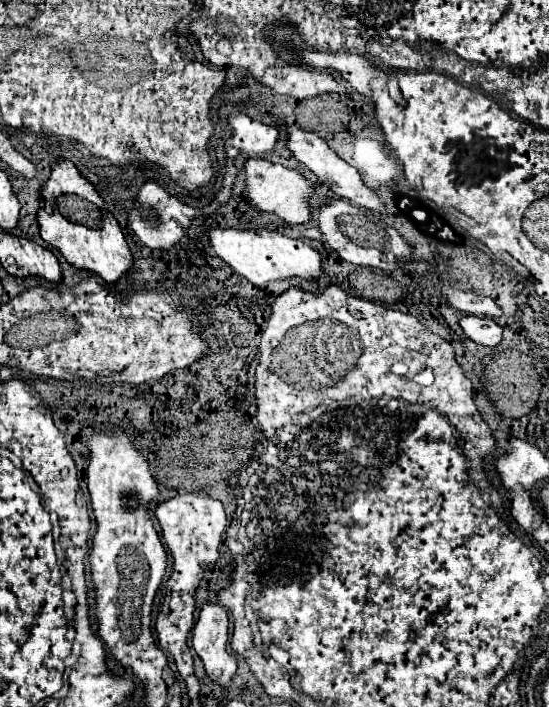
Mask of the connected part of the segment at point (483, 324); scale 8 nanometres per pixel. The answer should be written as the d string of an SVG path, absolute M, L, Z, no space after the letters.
M465 315L461 319L461 327L463 327L465 335L479 345L487 345L487 347L495 349L503 341L503 329L489 317Z

